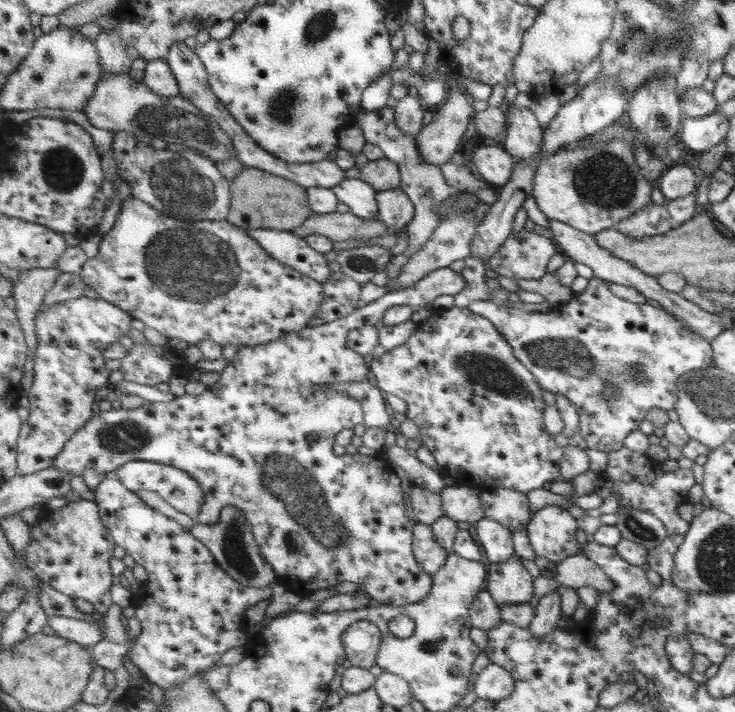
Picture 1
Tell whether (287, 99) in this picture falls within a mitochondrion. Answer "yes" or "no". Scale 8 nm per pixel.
yes

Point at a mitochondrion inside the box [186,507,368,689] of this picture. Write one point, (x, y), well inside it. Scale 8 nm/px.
(234, 550)

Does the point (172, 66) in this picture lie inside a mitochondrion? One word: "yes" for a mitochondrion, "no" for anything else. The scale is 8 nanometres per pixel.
no

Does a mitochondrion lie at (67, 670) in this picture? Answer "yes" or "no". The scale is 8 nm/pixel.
no

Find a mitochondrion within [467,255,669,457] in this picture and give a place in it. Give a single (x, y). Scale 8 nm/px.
(564, 355)

